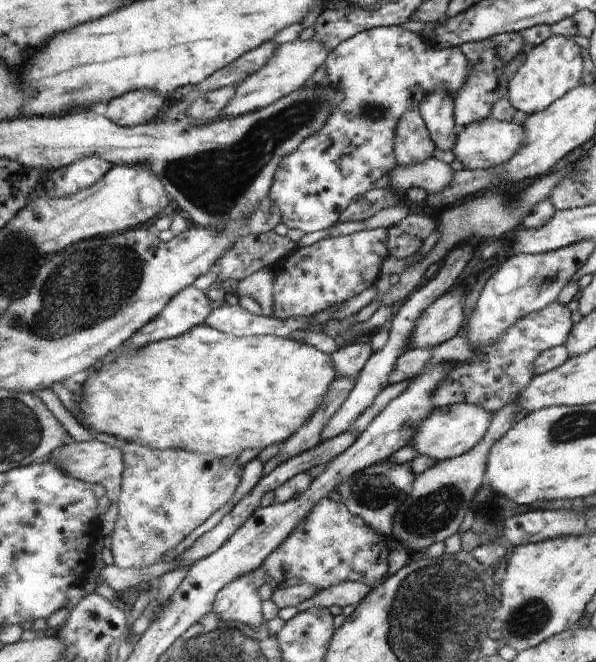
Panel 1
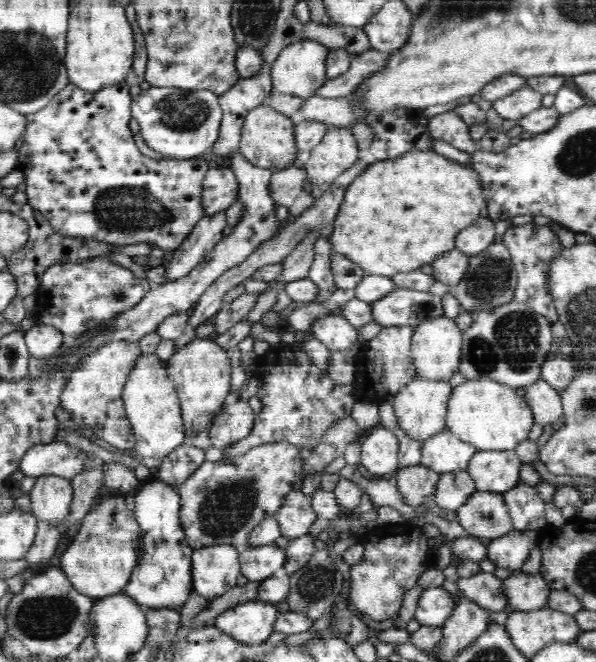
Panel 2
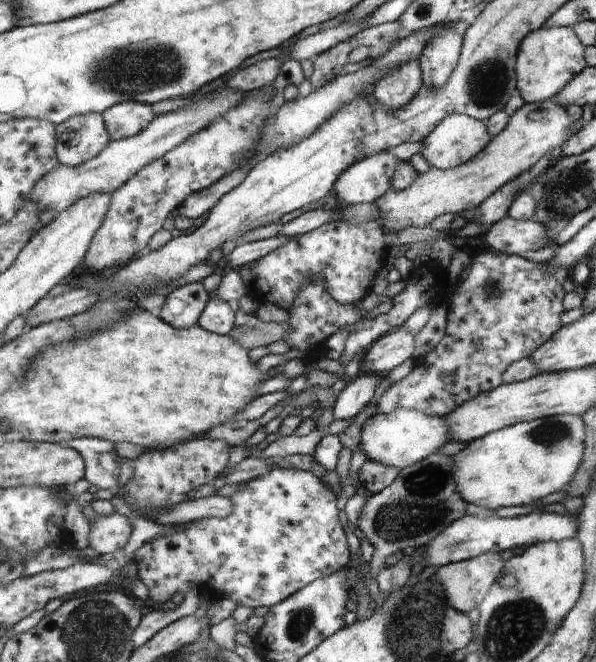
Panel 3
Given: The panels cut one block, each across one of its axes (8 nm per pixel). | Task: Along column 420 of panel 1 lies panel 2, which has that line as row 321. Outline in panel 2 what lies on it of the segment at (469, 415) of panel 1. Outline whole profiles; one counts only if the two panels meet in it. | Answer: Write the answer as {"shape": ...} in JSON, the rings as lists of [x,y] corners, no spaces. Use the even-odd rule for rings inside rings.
{"shape":[[[444,314],[440,317],[429,318],[413,327],[411,357],[419,378],[430,382],[448,382],[458,371],[462,341],[463,332],[458,328],[454,319],[450,319]]]}

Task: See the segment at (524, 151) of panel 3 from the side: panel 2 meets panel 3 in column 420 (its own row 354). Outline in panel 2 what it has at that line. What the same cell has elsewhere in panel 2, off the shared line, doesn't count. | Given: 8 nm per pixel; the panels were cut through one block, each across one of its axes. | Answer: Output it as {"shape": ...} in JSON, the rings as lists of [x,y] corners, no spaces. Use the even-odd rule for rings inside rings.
{"shape":[[[196,337],[191,343],[179,348],[166,361],[170,381],[181,403],[182,423],[187,436],[208,432],[214,418],[225,404],[230,392],[232,366],[227,350],[216,341]]]}

